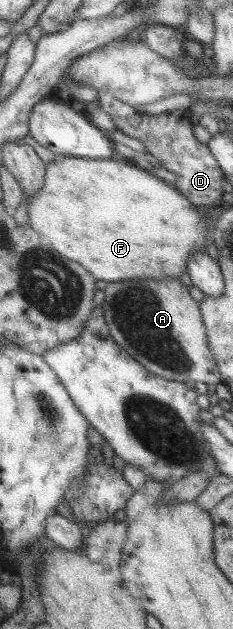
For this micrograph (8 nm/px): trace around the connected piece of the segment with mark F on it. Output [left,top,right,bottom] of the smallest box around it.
[25,156,211,281]

